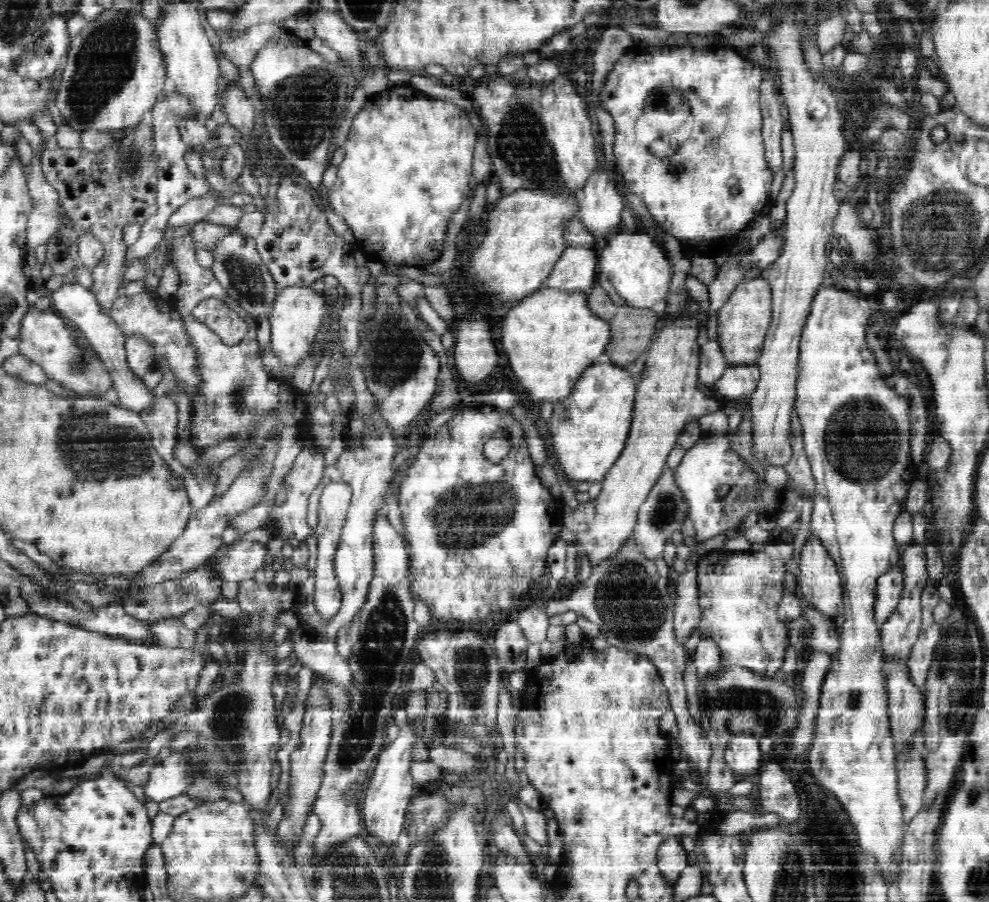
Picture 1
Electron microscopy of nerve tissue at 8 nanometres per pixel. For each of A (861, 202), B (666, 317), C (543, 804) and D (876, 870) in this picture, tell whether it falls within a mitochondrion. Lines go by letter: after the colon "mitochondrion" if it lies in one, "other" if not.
A: other
B: other
C: other
D: other

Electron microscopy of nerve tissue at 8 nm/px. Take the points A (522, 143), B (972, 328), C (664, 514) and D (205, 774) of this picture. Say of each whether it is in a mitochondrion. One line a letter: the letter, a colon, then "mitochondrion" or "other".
A: mitochondrion
B: other
C: mitochondrion
D: mitochondrion

